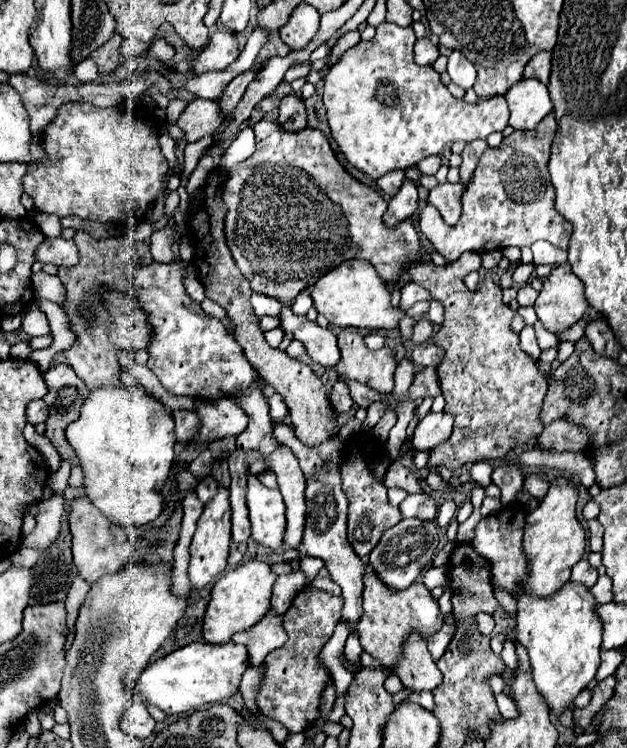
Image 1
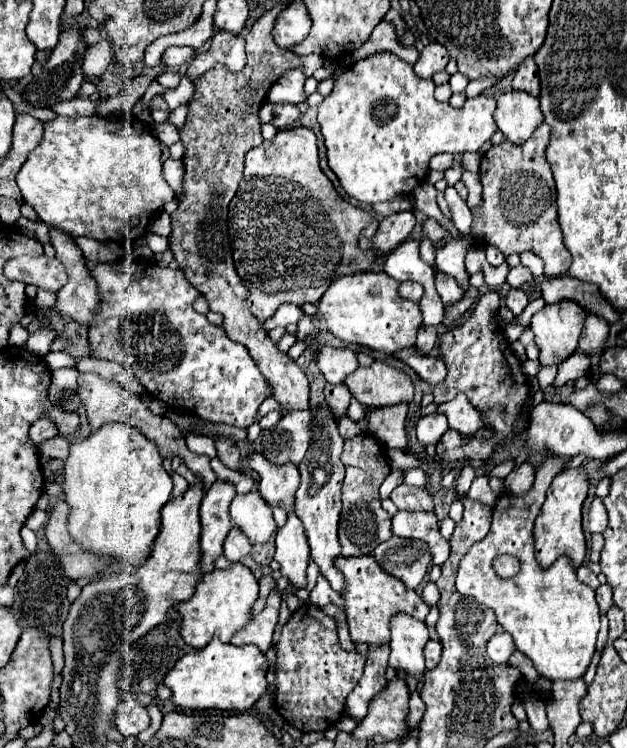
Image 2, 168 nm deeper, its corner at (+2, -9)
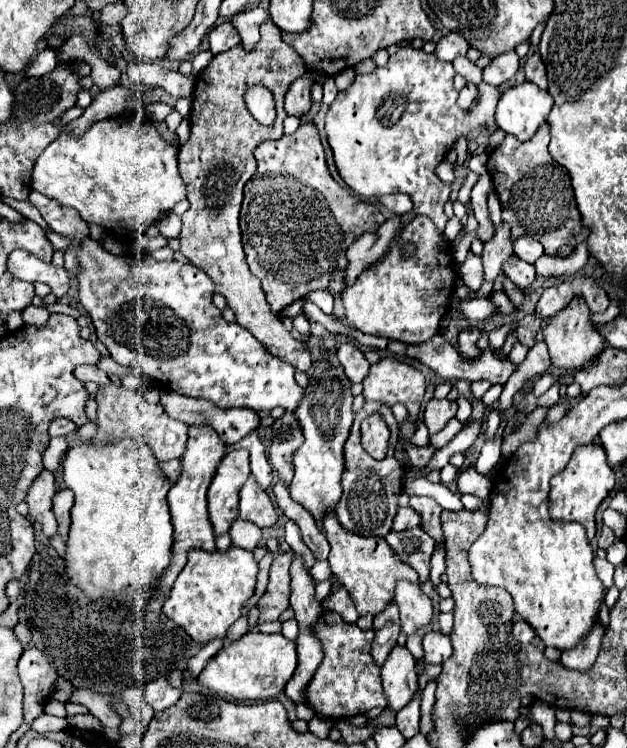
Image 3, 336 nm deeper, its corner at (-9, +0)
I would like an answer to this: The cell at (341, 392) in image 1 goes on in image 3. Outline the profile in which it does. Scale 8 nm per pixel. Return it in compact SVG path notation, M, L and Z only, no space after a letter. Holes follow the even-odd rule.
M284 413L280 419L276 419L274 439L270 445L270 463L286 487L288 483L292 483L292 475L294 475L292 455L302 443L304 443L302 429L298 427L292 413Z

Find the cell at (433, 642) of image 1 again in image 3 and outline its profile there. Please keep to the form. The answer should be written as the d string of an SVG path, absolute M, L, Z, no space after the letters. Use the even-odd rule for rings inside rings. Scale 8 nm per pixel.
M432 631L424 637L424 663L442 665L452 655L450 639L438 631Z

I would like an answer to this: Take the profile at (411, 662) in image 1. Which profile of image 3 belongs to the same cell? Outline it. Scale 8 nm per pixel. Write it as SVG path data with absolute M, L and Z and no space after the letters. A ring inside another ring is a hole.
M408 581L396 583L394 601L400 607L402 631L406 635L412 635L420 625L430 623L430 619L432 619L432 603L420 591L418 583L408 583Z

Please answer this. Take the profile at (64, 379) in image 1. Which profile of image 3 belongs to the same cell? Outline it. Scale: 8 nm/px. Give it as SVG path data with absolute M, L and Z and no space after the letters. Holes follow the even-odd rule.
M80 365L74 369L74 375L86 383L86 381L94 381L94 383L100 383L100 385L120 385L120 379L116 375L110 375L110 373L104 373L100 371L96 365Z

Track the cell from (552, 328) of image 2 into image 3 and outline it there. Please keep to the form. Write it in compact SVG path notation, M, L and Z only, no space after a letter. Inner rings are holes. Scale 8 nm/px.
M574 299L564 311L554 315L544 329L544 341L550 351L550 359L554 367L566 369L566 371L576 371L588 365L600 351L604 351L604 337L596 331L596 327L588 319L588 305L584 299Z

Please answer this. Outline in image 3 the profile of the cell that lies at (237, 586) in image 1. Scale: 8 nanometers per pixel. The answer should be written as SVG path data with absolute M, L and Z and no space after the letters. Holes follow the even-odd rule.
M230 547L228 551L200 551L188 553L188 563L174 581L170 599L164 601L164 615L182 627L192 641L208 643L214 637L224 639L228 627L240 617L242 605L254 595L258 563L252 551Z

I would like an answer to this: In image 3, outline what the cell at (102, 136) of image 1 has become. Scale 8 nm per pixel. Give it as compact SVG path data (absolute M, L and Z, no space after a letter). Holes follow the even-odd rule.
M104 119L82 137L60 135L50 143L34 165L32 189L76 209L86 223L102 225L107 234L144 233L162 213L186 199L176 155L178 151L148 121L132 125L122 119Z

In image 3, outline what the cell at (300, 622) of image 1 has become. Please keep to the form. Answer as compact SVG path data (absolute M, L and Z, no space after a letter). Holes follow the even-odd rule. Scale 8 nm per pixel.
M324 611L320 615L314 631L324 645L324 661L306 689L306 703L314 709L314 713L324 719L336 721L368 713L374 707L386 709L388 701L384 699L384 689L380 683L380 667L370 655L374 631L346 623L338 613L332 611Z

